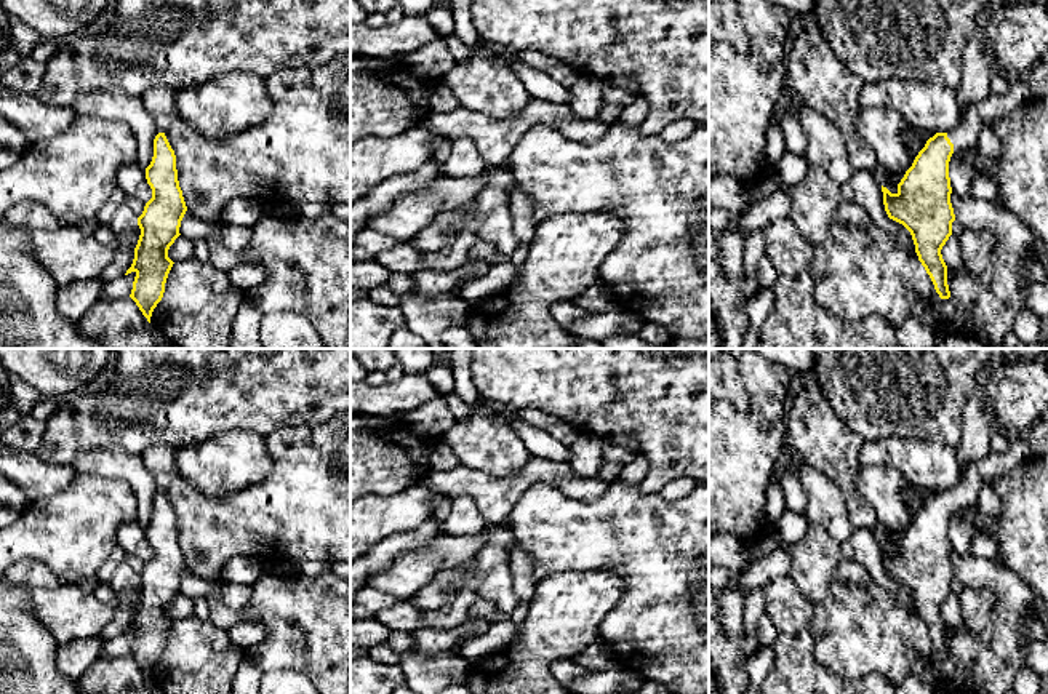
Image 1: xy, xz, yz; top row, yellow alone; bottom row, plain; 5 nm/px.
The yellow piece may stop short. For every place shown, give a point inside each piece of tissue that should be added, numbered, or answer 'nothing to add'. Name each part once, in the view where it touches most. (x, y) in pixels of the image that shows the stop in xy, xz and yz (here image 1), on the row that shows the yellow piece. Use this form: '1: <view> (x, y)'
1: yz (997, 106)

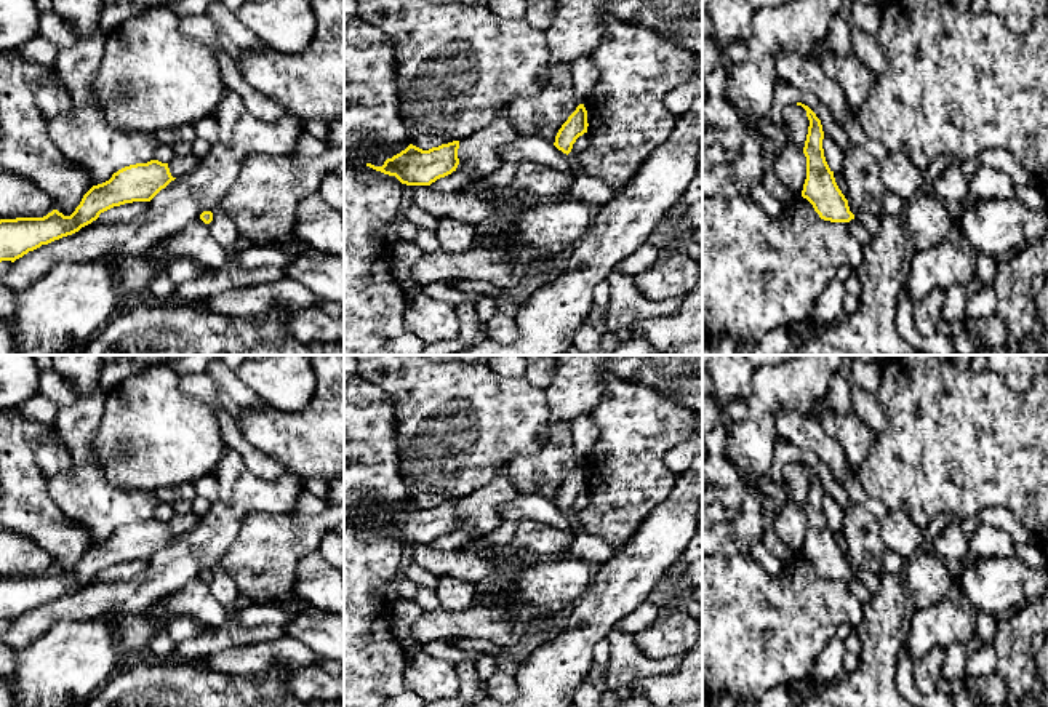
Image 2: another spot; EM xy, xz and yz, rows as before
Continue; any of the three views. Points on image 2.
1: xz (575, 163)

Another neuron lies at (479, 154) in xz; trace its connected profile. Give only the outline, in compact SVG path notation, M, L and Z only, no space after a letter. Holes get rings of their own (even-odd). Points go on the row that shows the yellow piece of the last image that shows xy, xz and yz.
M507 107L499 109L491 123L472 138L459 141L456 171L469 171L474 178L459 192L470 197L485 197L483 181L502 163L501 149L515 139L507 117Z

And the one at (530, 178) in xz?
M522 162L517 165L517 174L510 184L514 190L538 194L542 197L568 197L573 173L558 171L552 166Z

